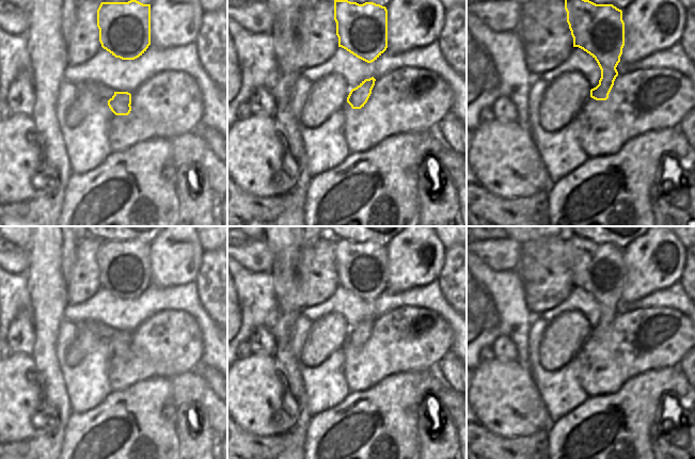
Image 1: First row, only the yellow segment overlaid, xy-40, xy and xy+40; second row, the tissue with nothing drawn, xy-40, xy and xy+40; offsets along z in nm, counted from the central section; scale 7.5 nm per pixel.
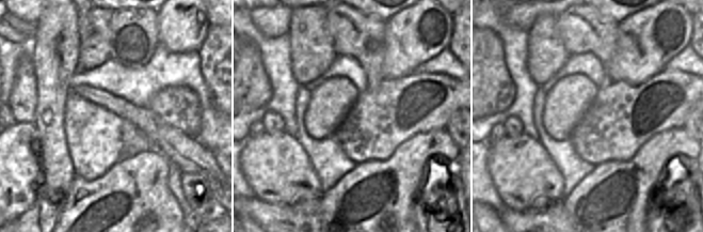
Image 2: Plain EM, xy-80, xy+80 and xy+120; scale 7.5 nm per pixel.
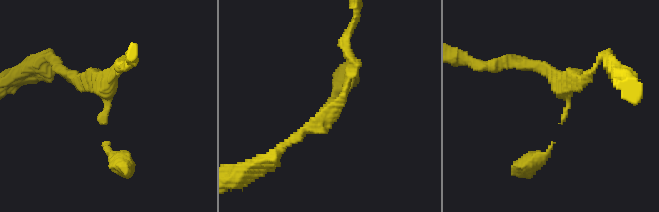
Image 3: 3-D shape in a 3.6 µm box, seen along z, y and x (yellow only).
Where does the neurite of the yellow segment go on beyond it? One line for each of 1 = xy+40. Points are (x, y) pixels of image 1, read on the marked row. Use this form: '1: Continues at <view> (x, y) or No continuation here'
1: No continuation here.

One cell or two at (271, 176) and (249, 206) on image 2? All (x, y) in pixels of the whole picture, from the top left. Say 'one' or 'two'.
two

